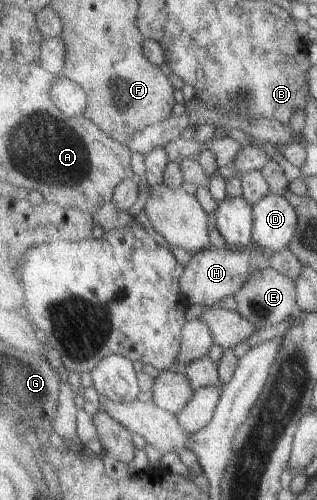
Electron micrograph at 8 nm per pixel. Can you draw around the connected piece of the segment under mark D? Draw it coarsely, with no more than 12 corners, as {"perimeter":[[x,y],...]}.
{"perimeter":[[269,192],[253,205],[253,246],[280,252],[298,213]]}

